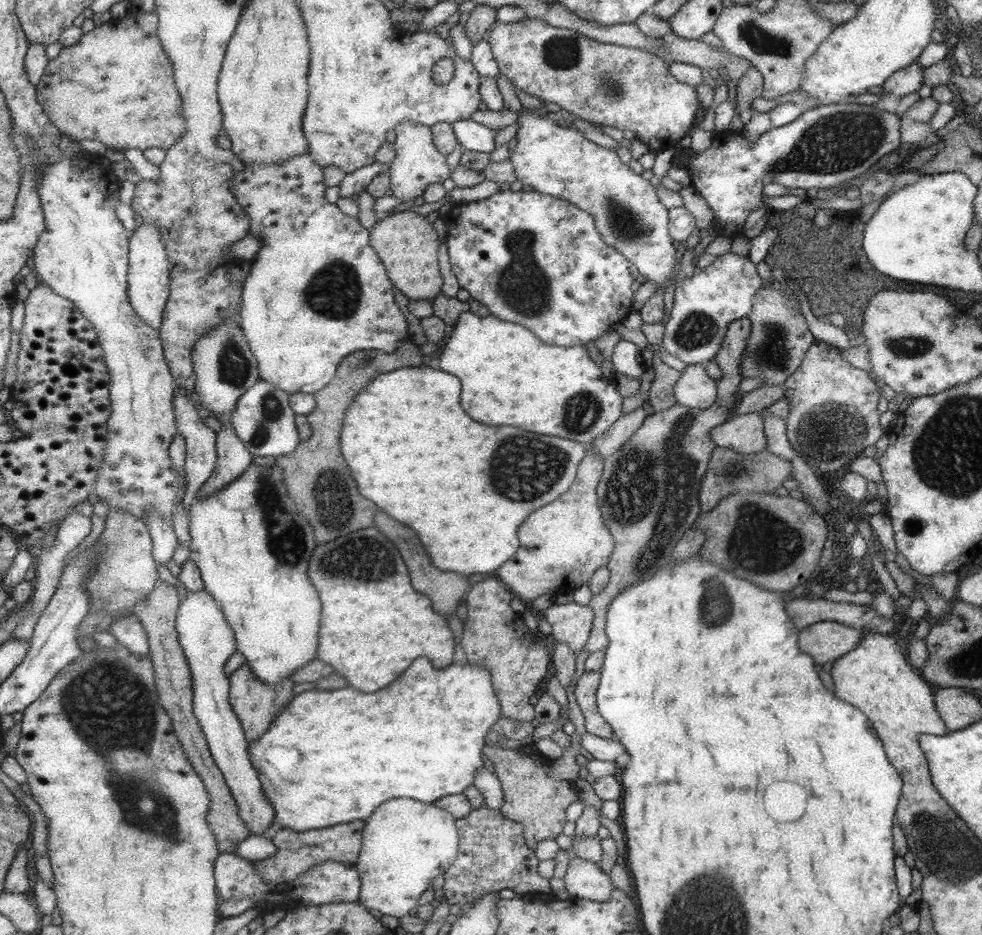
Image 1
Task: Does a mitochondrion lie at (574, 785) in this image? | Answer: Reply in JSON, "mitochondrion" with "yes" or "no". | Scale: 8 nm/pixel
{"mitochondrion":"no"}

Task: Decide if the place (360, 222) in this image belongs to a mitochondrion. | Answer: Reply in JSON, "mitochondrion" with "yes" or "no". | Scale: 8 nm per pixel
{"mitochondrion":"no"}

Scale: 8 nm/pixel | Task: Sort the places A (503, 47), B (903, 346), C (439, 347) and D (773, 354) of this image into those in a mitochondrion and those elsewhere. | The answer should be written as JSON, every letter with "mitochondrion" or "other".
{"A":"other","B":"mitochondrion","C":"other","D":"mitochondrion"}

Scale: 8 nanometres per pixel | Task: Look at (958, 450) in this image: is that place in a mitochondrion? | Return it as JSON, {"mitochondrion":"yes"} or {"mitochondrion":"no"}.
{"mitochondrion":"yes"}

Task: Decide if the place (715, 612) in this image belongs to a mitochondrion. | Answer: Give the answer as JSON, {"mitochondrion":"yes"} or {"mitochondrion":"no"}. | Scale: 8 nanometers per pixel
{"mitochondrion":"yes"}

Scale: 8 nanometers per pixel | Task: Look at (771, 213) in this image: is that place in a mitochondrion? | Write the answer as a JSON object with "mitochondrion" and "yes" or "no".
{"mitochondrion":"no"}

